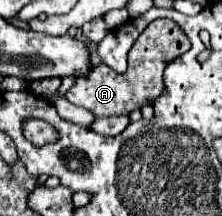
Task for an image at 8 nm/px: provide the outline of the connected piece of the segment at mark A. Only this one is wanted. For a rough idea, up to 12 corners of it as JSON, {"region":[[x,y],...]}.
{"region":[[152,21],[128,70],[92,66],[66,98],[96,118],[140,110],[164,92],[165,66],[190,48],[174,21]]}

